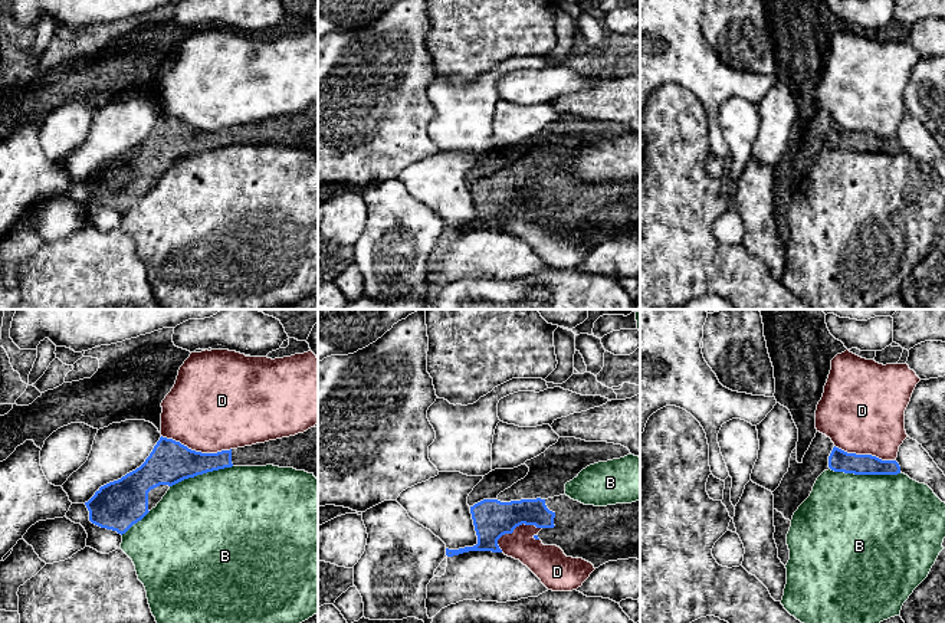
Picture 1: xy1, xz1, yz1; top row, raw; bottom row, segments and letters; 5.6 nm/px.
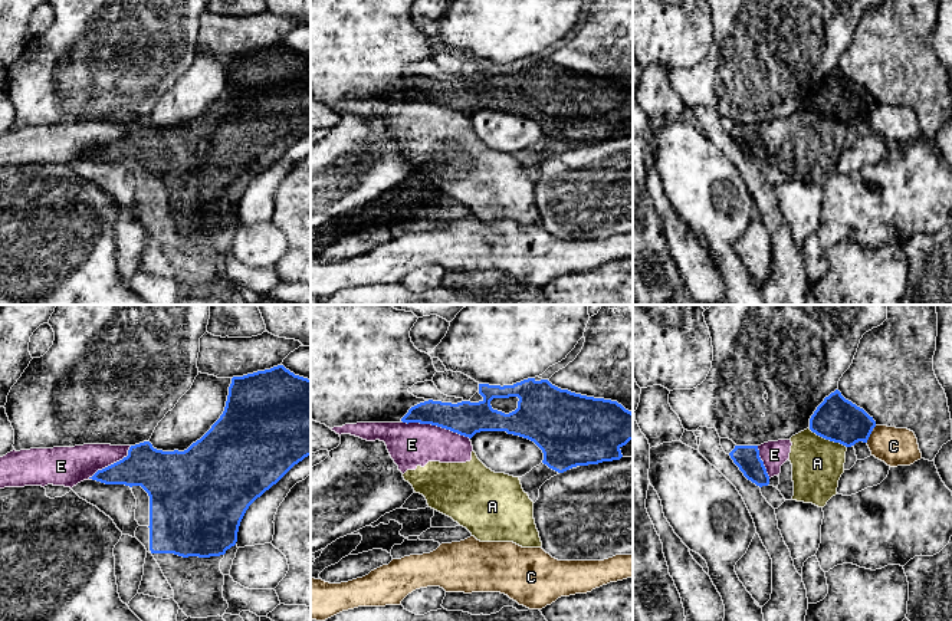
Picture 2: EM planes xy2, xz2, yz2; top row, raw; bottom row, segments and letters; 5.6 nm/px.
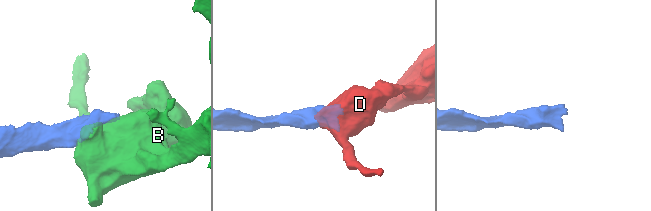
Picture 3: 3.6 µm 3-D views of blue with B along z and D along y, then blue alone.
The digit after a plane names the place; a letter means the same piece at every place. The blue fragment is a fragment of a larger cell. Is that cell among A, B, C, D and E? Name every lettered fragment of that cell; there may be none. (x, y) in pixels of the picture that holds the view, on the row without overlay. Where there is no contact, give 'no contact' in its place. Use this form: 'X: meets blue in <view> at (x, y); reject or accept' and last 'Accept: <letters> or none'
A: meets blue in yz2 at (827, 117); reject
B: meets blue in yz1 at (866, 151); reject
C: meets blue in yz2 at (870, 111); reject
D: meets blue in xy1 at (194, 128); reject
E: meets blue in xz2 at (436, 102); reject
Accept: none

